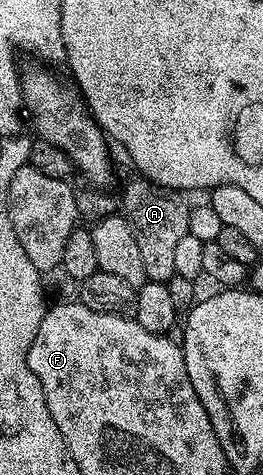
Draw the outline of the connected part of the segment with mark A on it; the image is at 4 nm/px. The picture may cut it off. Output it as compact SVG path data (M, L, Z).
M133 178L124 186L122 215L127 219L138 241L142 254L146 279L167 283L175 275L175 251L183 236L189 233L188 218L191 209L180 191L169 190L165 186L155 185L148 179Z

